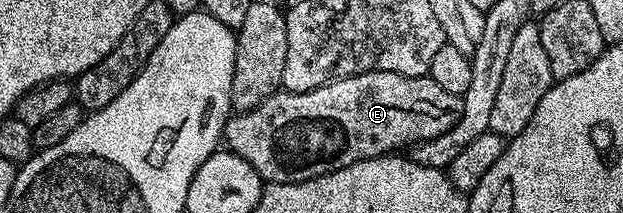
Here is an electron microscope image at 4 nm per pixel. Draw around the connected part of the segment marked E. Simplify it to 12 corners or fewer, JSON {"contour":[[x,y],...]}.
{"contour":[[385,70],[272,94],[223,141],[268,184],[442,136],[464,98]]}

